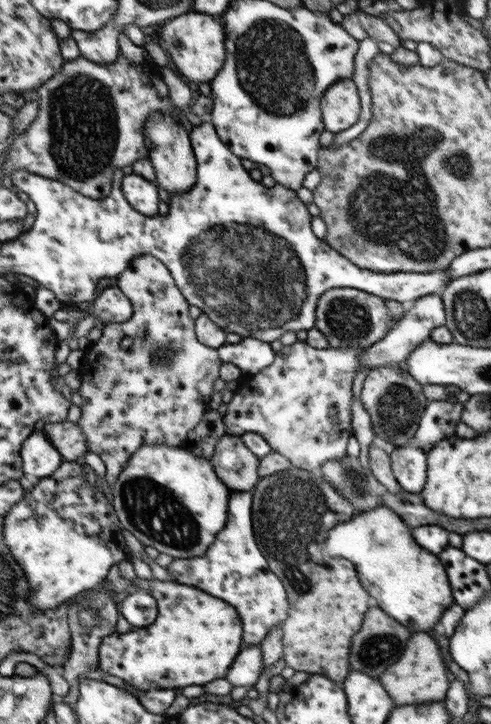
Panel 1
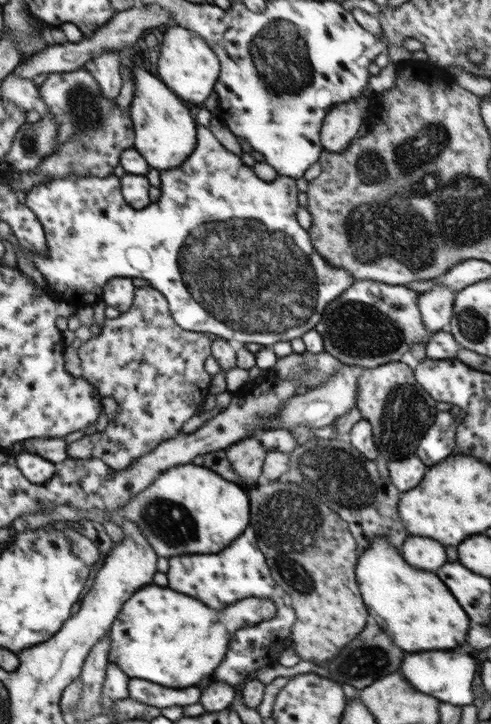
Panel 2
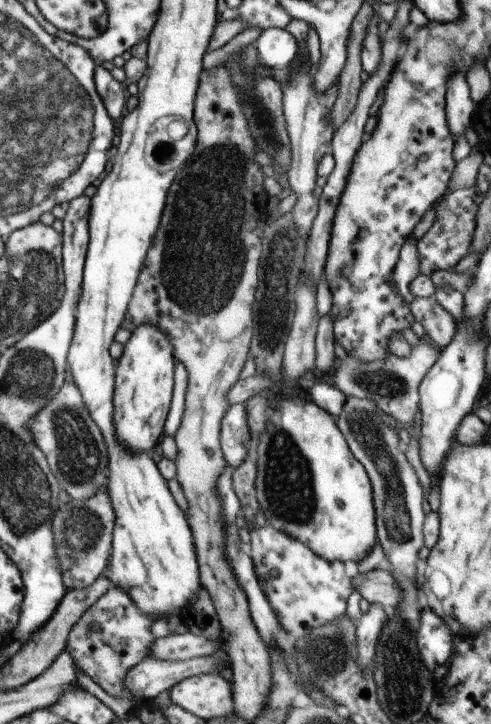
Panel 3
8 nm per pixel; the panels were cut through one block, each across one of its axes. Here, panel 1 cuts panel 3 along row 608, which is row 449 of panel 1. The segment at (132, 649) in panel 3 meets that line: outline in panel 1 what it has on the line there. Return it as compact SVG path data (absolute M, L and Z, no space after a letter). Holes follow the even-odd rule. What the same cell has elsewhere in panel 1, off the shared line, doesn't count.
M140 254L136 256L127 270L120 275L115 285L128 297L131 297L132 304L134 305L134 318L123 323L106 323L102 328L102 337L86 349L83 358L84 370L88 370L88 372L91 372L91 375L94 374L94 376L96 376L96 374L104 374L104 376L106 376L106 386L98 386L97 388L86 383L84 386L80 387L79 394L83 398L83 403L81 417L77 421L77 425L86 437L88 450L94 452L94 454L98 454L105 462L105 479L111 486L120 478L121 472L128 467L130 459L136 454L140 447L144 447L145 444L180 446L180 444L184 442L186 434L190 433L204 419L206 415L206 406L208 406L208 402L210 402L210 396L214 394L212 384L219 379L220 369L222 367L217 349L212 348L210 345L205 345L200 340L196 340L197 334L194 334L194 319L188 316L189 302L186 302L186 297L181 292L180 288L176 288L175 279L171 275L171 272L155 256L151 254ZM125 336L134 338L134 343L126 349L120 345L121 340Z

